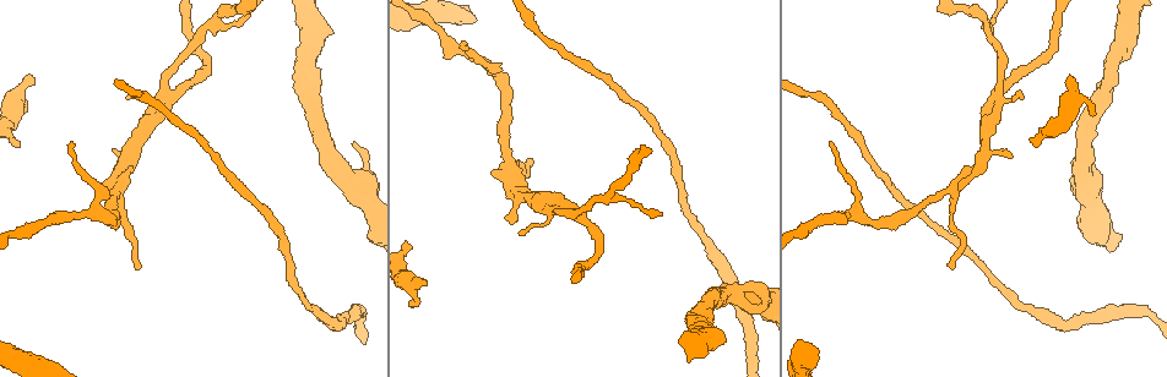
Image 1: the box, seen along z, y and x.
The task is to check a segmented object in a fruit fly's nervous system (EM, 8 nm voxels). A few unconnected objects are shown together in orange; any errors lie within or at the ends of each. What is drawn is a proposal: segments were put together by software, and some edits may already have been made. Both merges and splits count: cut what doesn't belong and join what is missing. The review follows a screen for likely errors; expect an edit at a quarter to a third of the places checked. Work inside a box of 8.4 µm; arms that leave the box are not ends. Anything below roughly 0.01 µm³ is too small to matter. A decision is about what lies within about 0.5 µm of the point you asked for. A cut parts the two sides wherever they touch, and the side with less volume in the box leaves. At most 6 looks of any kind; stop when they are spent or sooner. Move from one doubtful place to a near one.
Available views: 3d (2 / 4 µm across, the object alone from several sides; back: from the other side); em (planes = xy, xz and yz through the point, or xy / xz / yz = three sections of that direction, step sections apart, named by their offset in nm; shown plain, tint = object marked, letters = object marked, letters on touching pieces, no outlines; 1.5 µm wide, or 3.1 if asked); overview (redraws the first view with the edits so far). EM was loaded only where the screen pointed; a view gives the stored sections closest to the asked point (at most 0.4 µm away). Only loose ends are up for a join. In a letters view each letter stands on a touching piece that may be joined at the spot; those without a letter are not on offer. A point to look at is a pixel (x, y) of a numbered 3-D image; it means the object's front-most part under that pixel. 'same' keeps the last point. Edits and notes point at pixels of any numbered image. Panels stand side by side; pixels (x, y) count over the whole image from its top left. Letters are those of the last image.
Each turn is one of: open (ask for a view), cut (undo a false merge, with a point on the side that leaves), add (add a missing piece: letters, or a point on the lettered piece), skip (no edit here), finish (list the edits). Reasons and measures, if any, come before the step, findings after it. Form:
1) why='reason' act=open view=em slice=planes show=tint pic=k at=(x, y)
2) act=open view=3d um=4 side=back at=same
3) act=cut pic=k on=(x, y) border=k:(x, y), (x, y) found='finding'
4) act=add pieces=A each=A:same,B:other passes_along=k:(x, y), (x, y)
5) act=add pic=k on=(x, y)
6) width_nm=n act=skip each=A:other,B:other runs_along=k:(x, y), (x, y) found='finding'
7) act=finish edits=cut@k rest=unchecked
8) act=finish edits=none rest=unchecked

why='thin end' act=open view=3d um=4 pic=1 at=(31, 86)

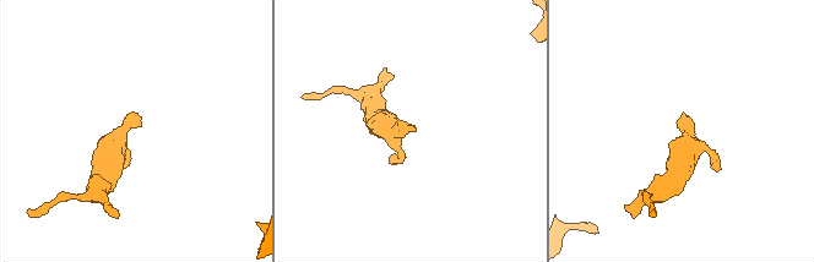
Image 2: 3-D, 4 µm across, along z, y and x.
why='need the tissue' act=open view=em slice=xz step=8 show=tint pic=2 at=(414, 125)

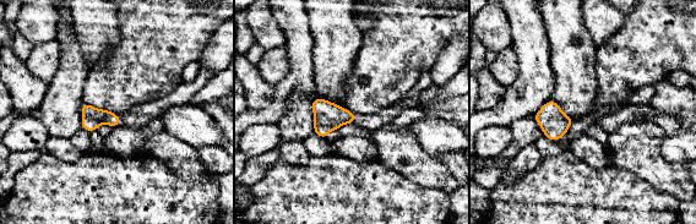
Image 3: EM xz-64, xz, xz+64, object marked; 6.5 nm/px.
why='cut it another way' act=open view=em slice=planes show=letters at=same

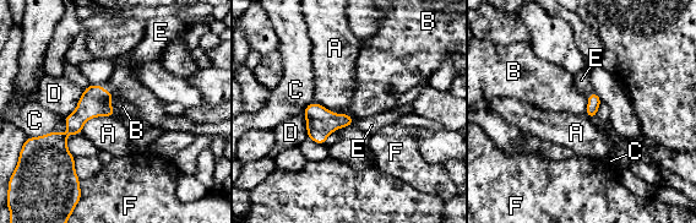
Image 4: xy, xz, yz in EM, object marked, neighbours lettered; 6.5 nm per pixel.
width_nm=90 act=add pieces=E each=A:other,B:other,C:other,D:other,E:same,F:other passes_along=4:(94, 102), (108, 91), (124, 85) found='the cell continues'

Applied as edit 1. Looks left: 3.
act=open view=overview

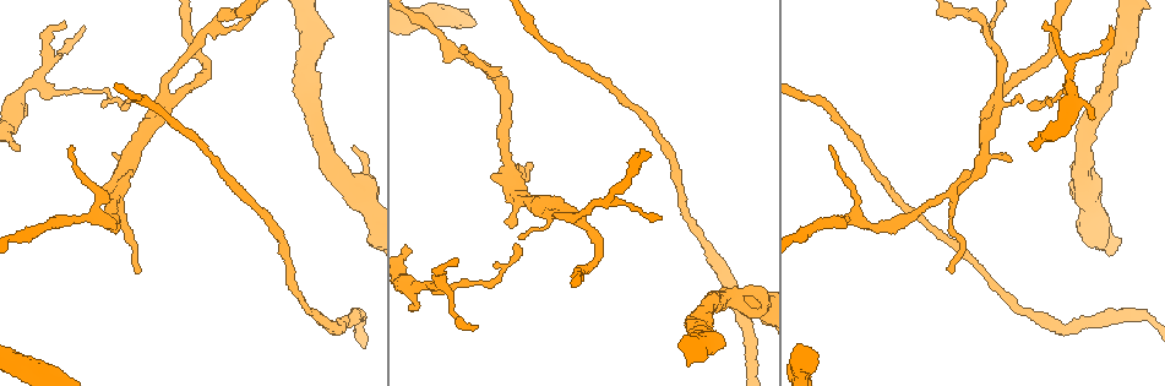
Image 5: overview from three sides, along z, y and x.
why='tapers out' act=open view=em slice=planes show=tint pic=5 at=(355, 147)

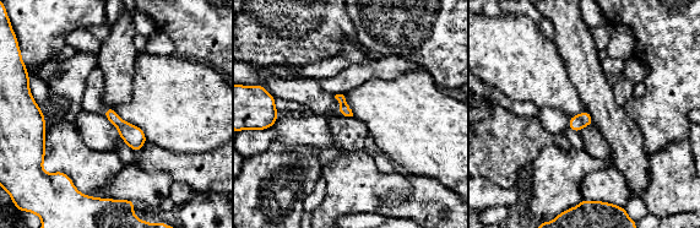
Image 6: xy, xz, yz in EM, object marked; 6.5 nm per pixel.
why='what lies round it' act=open view=em slice=planes show=letters at=same

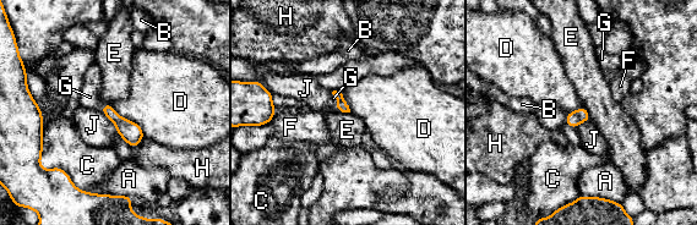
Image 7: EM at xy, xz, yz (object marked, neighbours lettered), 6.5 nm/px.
longest_contact=D:300nm act=add pieces=G each=A:other,B:other,C:other,D:other,E:other,F:other,G:same,H:other,J:other found='it goes on there'

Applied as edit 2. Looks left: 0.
act=finish edits=add@4,add@7 rest=unchecked

